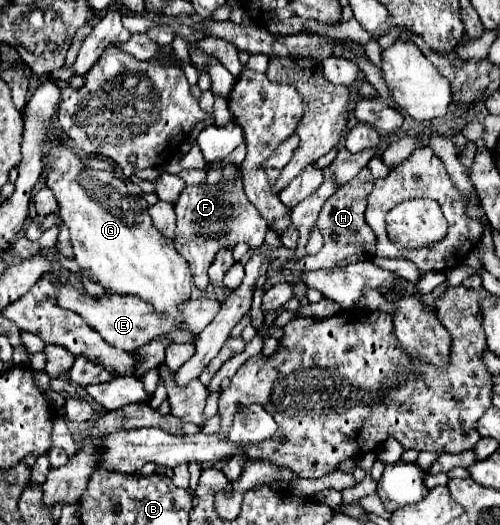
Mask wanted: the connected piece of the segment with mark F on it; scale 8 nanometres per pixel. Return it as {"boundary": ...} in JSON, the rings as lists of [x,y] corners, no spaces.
{"boundary":[[[204,182],[198,186],[186,186],[174,204],[178,216],[174,246],[190,264],[190,270],[194,274],[194,284],[200,290],[208,288],[210,284],[208,268],[220,250],[230,250],[240,242],[248,244],[248,248],[252,250],[264,244],[268,226],[262,214],[256,210],[256,206],[240,204],[242,196],[244,192],[240,182],[232,182],[232,186],[224,186],[222,182],[218,184]]]}

